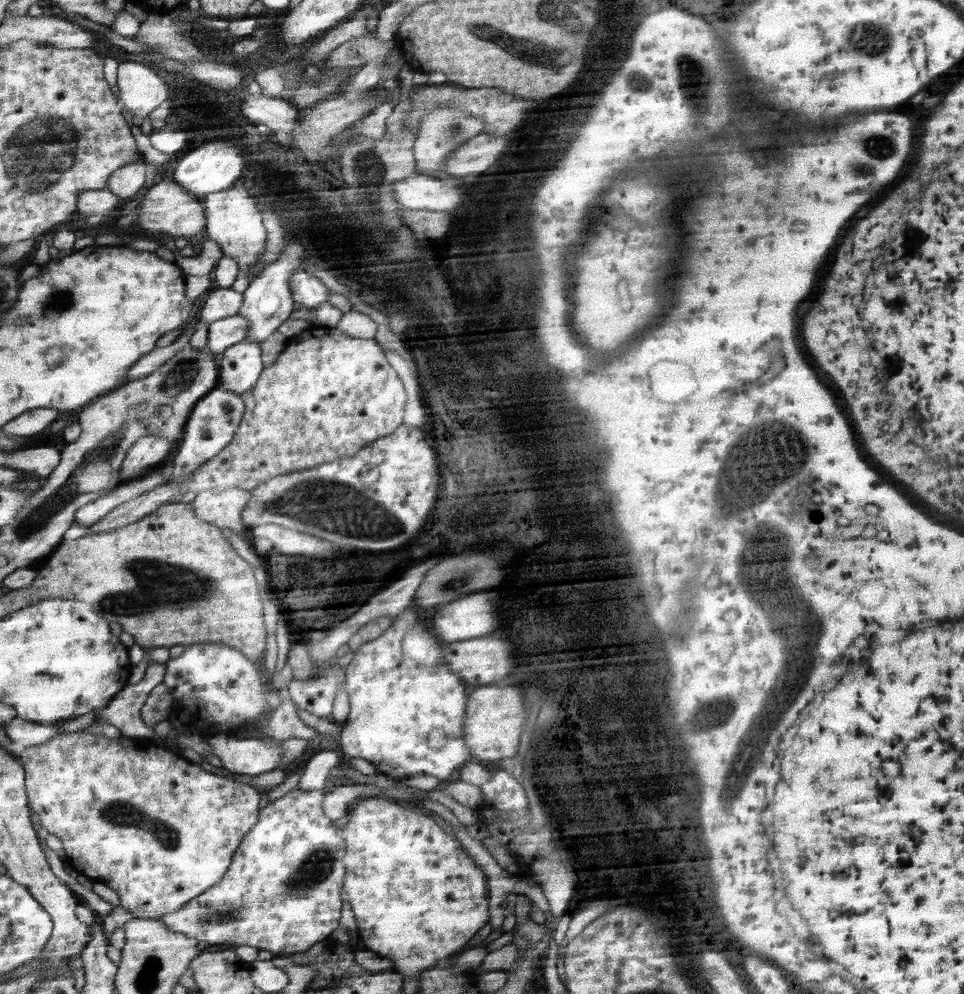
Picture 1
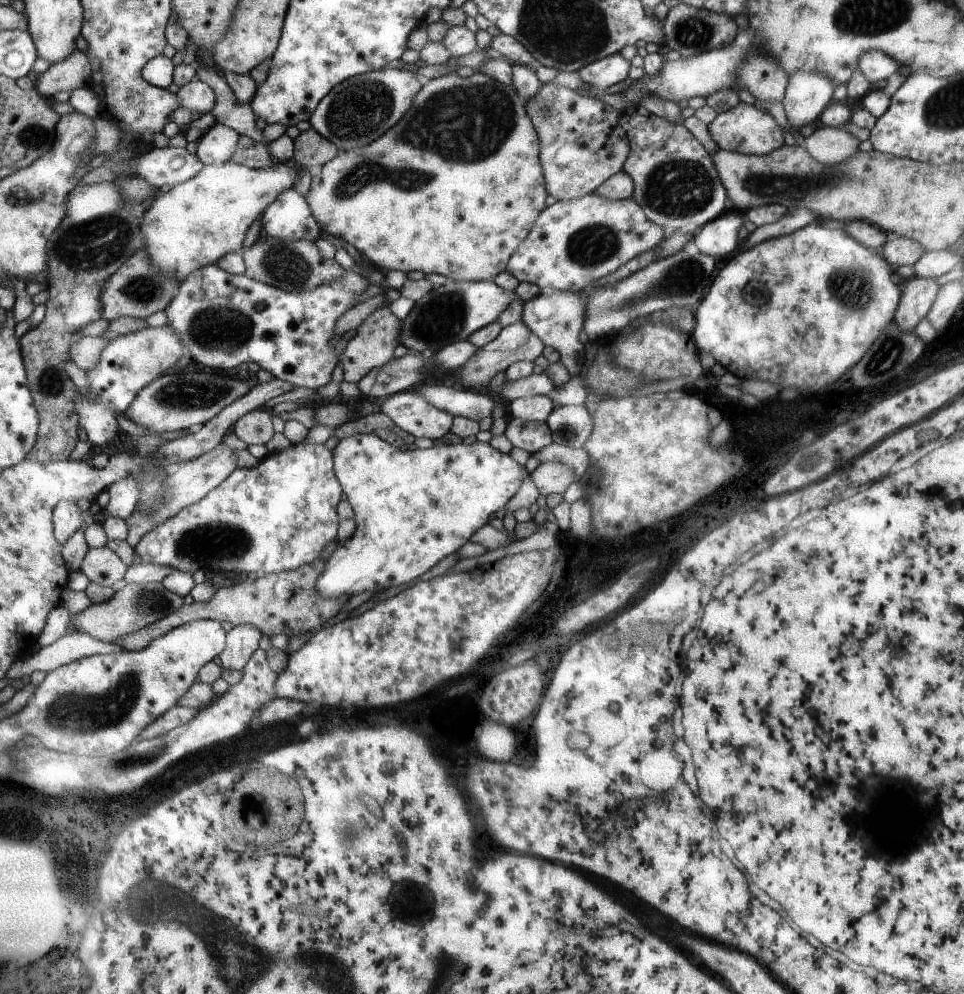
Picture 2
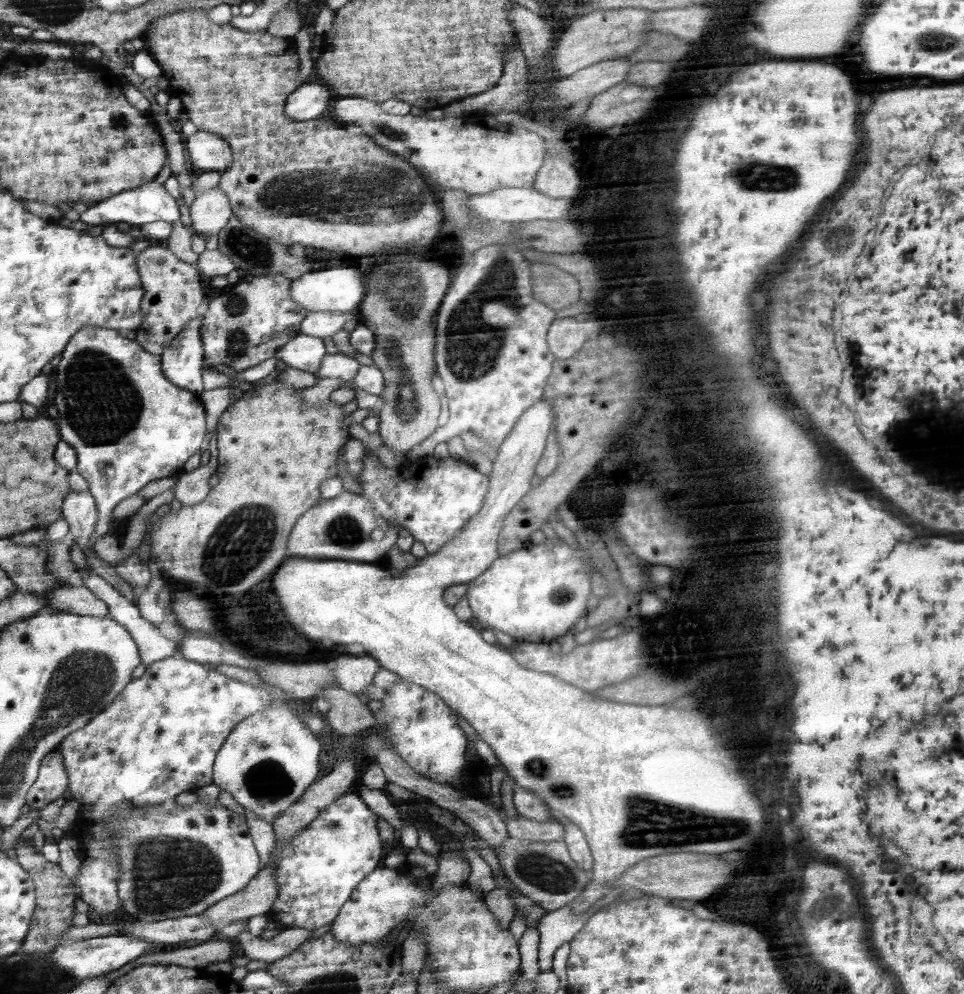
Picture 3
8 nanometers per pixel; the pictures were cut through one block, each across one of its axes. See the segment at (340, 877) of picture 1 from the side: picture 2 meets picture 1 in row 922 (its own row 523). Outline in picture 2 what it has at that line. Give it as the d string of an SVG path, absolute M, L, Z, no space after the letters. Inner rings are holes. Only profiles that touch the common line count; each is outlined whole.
M298 442L281 451L267 454L254 467L236 468L203 499L182 508L171 519L143 535L132 546L133 550L143 563L168 566L190 573L203 568L205 572L255 572L255 576L260 577L293 571L311 563L319 557L319 552L329 541L336 540L335 533L339 524L336 506L341 501L343 489L336 479L332 456L332 450L322 444Z

